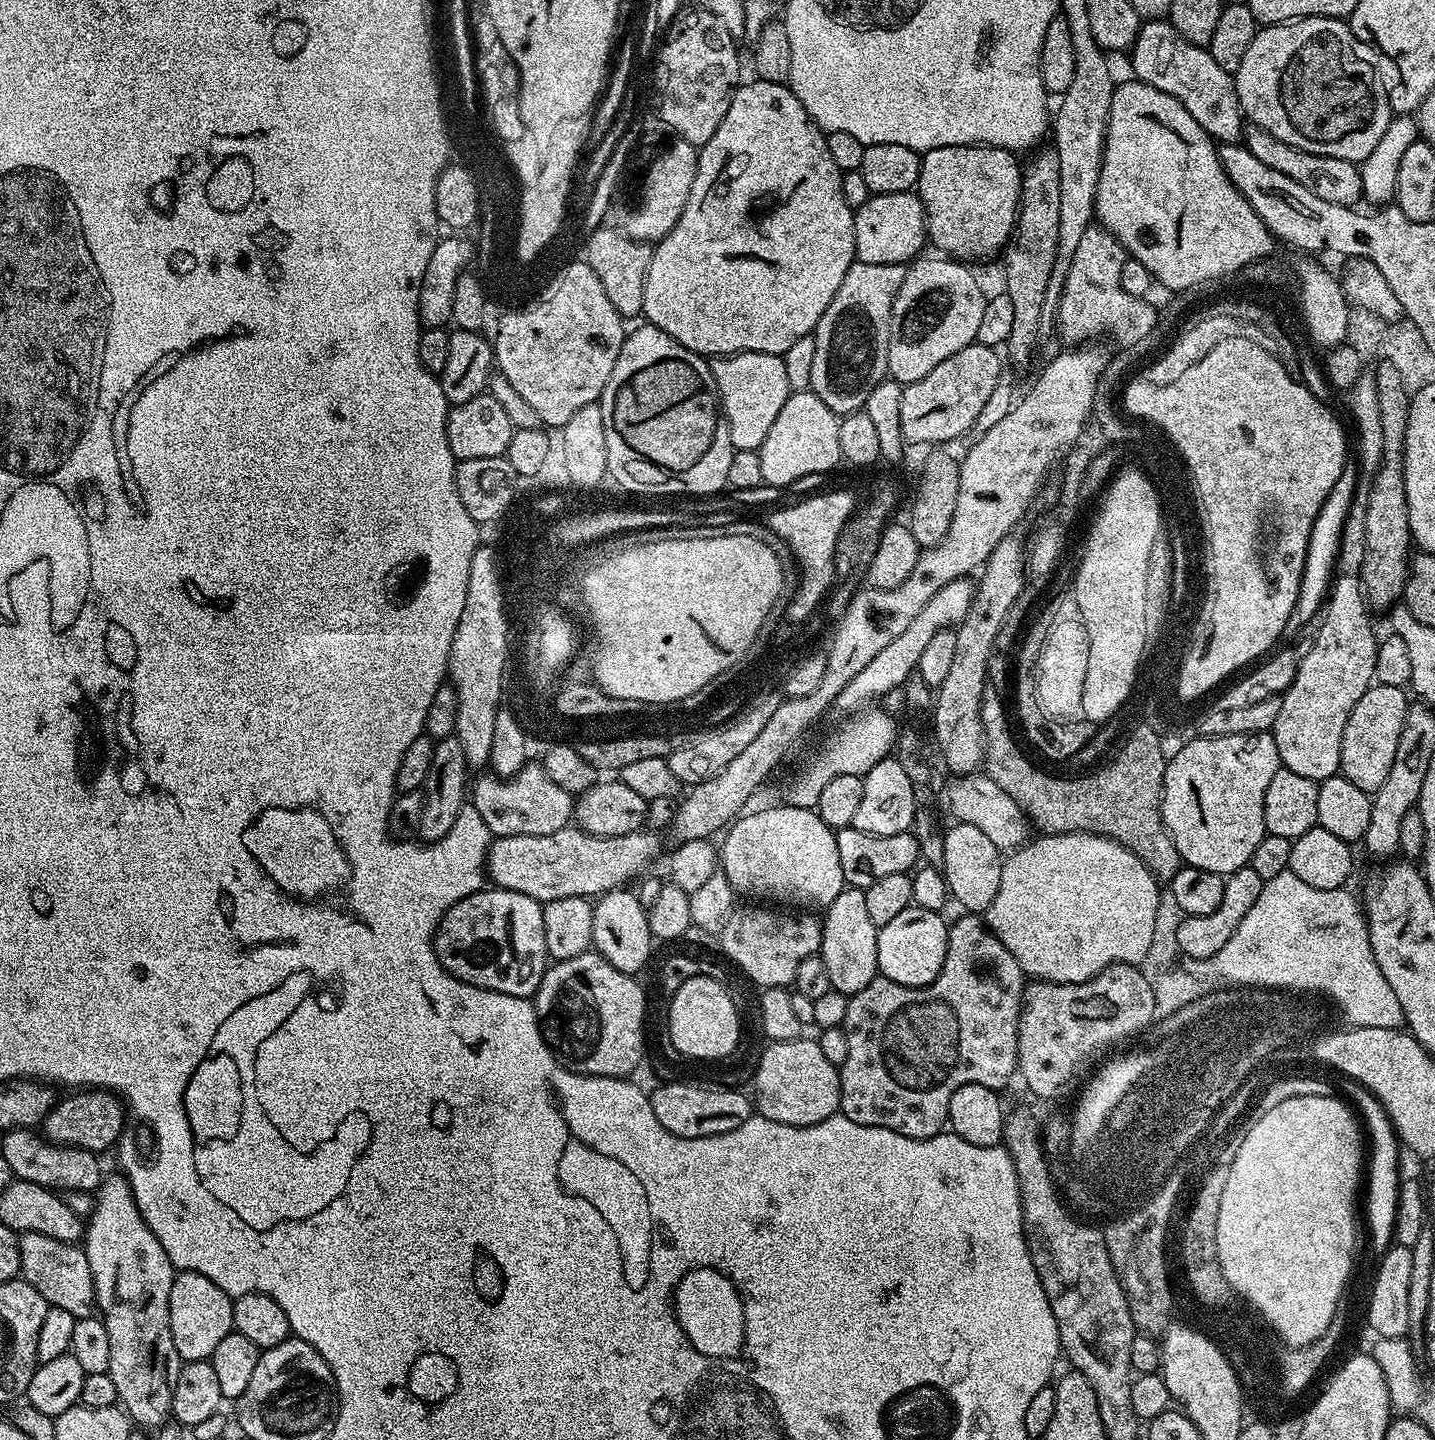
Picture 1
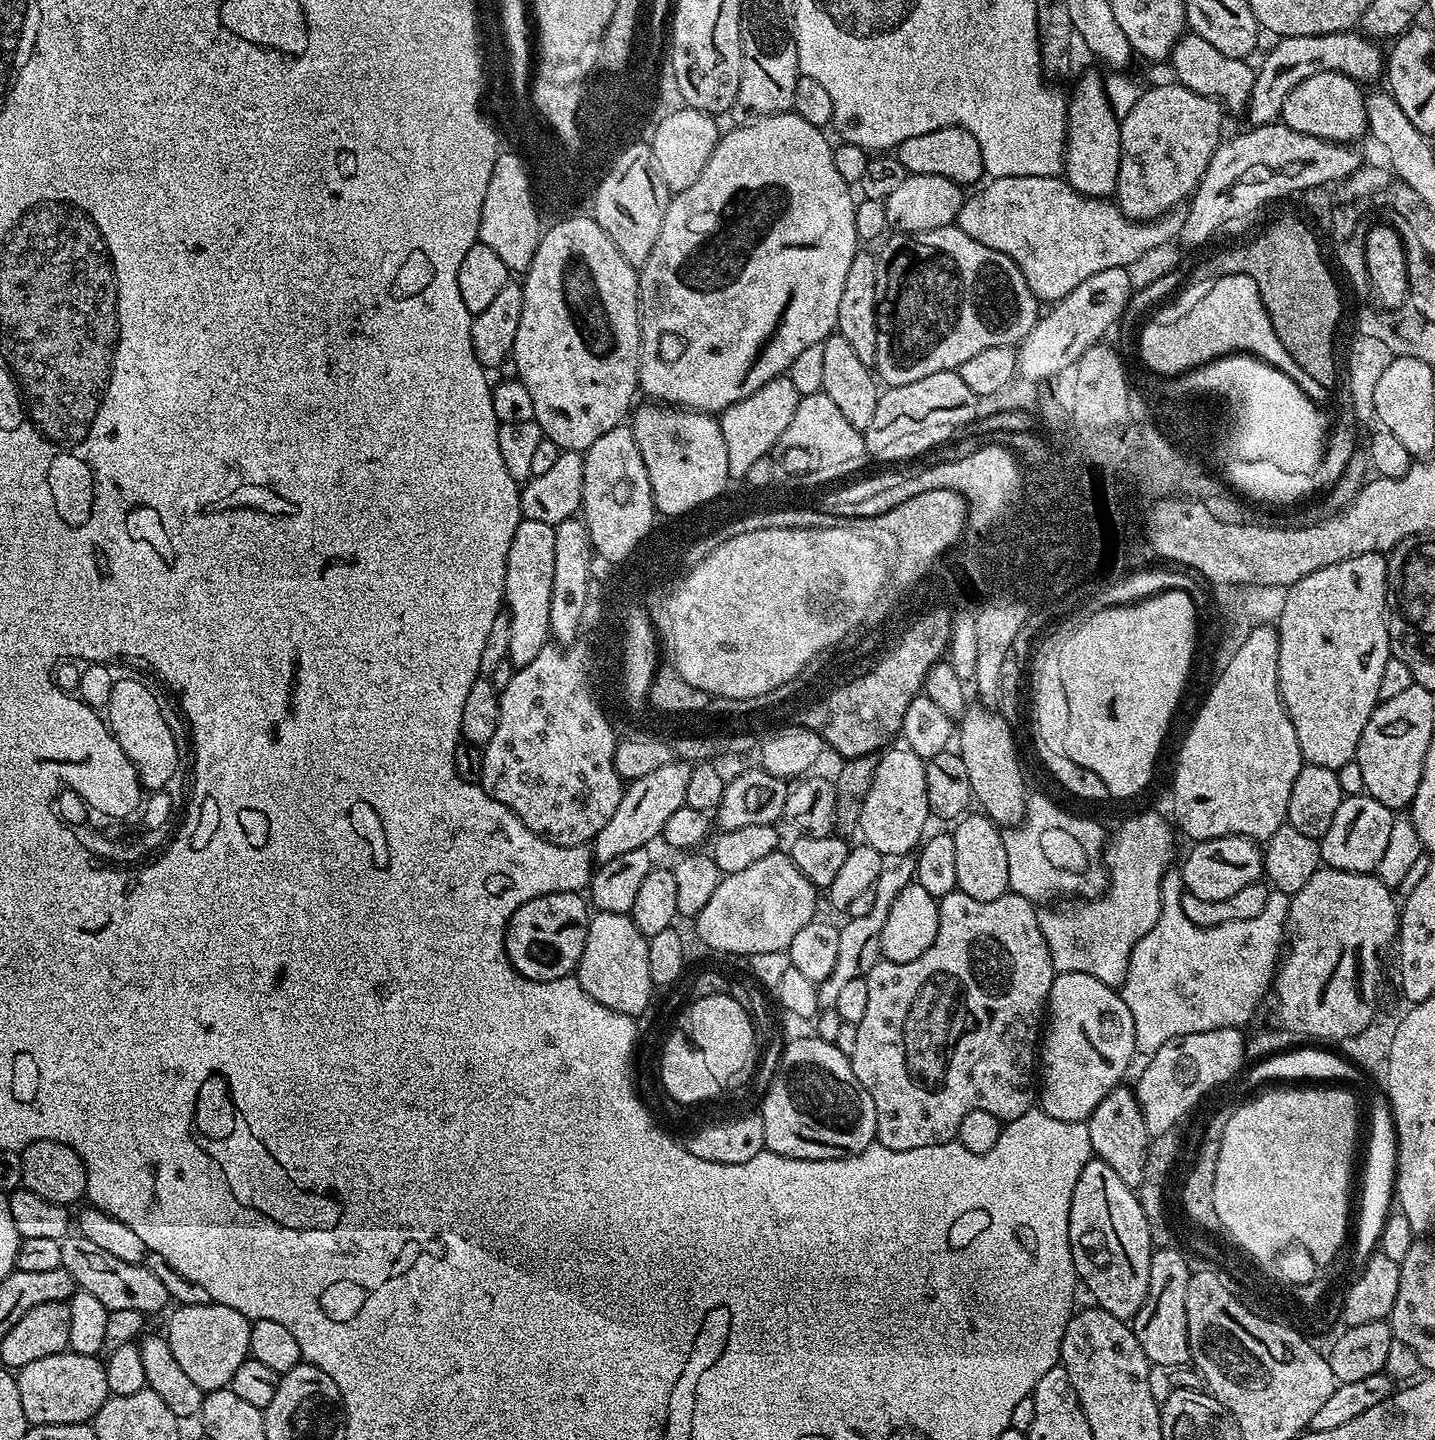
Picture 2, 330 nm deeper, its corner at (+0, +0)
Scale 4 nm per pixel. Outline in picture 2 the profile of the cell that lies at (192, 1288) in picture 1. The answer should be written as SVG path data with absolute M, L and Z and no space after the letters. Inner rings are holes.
M208 1303L206 1305L184 1305L171 1309L172 1317L168 1320L168 1332L166 1339L170 1350L177 1360L178 1366L182 1366L184 1373L189 1376L190 1382L206 1392L213 1392L219 1388L227 1388L232 1383L234 1373L238 1366L242 1366L244 1360L249 1359L250 1330L252 1325L238 1310L230 1310L230 1306Z

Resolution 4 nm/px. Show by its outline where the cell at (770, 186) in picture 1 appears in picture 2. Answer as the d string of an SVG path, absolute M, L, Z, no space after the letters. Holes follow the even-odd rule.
M793 111L779 112L773 116L764 116L760 120L750 120L747 124L732 126L729 132L727 129L721 135L714 154L710 154L710 162L706 162L702 175L698 177L698 182L694 182L694 186L686 186L686 190L675 193L669 199L666 218L662 222L658 242L654 246L654 250L650 250L650 258L646 258L643 268L639 269L638 272L640 278L640 382L638 388L643 395L644 392L648 395L645 397L656 402L663 402L668 406L683 406L698 412L719 414L734 402L754 394L754 390L758 390L758 386L766 386L766 382L770 382L774 377L785 375L790 362L794 362L794 358L798 358L798 354L802 354L802 350L806 350L806 346L823 344L829 336L837 331L836 319L838 318L838 302L842 298L842 285L846 282L850 262L854 262L854 254L858 250L858 241L854 230L854 214L856 213L857 201L852 200L853 189L842 178L842 174L838 174L838 169L834 166L834 158L832 157L833 145L828 144L828 140L824 135L825 133L821 129L814 127L810 122L806 122L806 118L802 118L797 112Z

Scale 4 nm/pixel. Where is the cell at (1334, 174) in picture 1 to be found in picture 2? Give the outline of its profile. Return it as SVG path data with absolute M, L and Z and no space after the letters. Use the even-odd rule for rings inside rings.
M1185 34L1172 47L1171 64L1173 70L1176 71L1175 79L1178 83L1194 90L1194 94L1209 96L1211 100L1223 105L1229 113L1230 111L1243 113L1247 109L1250 102L1250 90L1254 90L1256 77L1256 68L1248 60L1230 58L1227 54L1221 54L1214 46L1210 46L1206 38Z

